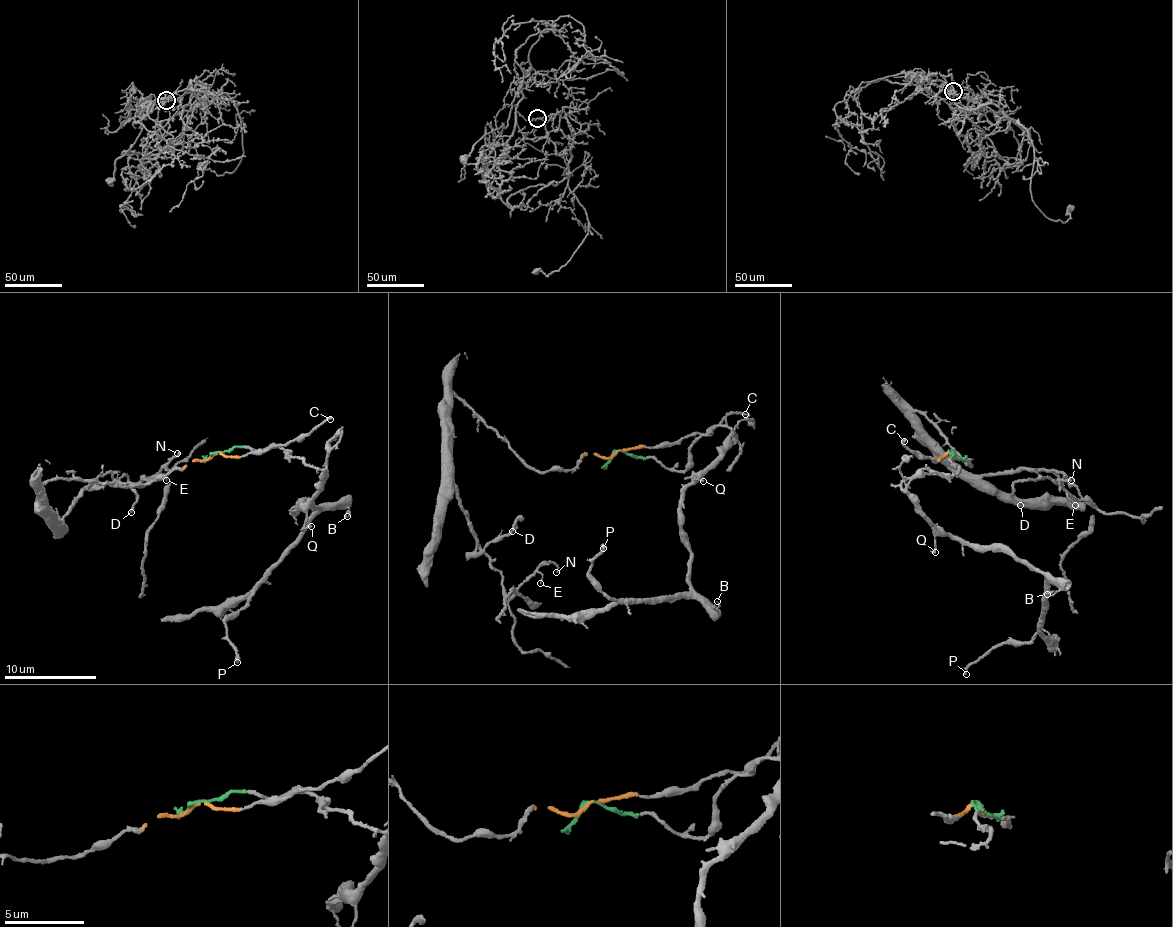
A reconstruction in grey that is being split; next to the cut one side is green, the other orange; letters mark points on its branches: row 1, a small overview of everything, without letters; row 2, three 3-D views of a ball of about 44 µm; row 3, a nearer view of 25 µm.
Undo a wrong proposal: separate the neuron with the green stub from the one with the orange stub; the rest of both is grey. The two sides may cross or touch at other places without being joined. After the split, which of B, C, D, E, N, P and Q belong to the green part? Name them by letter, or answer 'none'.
B, P, Q

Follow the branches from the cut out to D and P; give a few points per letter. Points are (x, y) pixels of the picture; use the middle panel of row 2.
D: (614, 453), (531, 470), (452, 393), (452, 485), (474, 551), (521, 517), (513, 531)
P: (614, 453), (681, 471), (704, 434), (730, 430), (682, 495), (689, 590), (625, 605), (589, 574), (603, 548)

